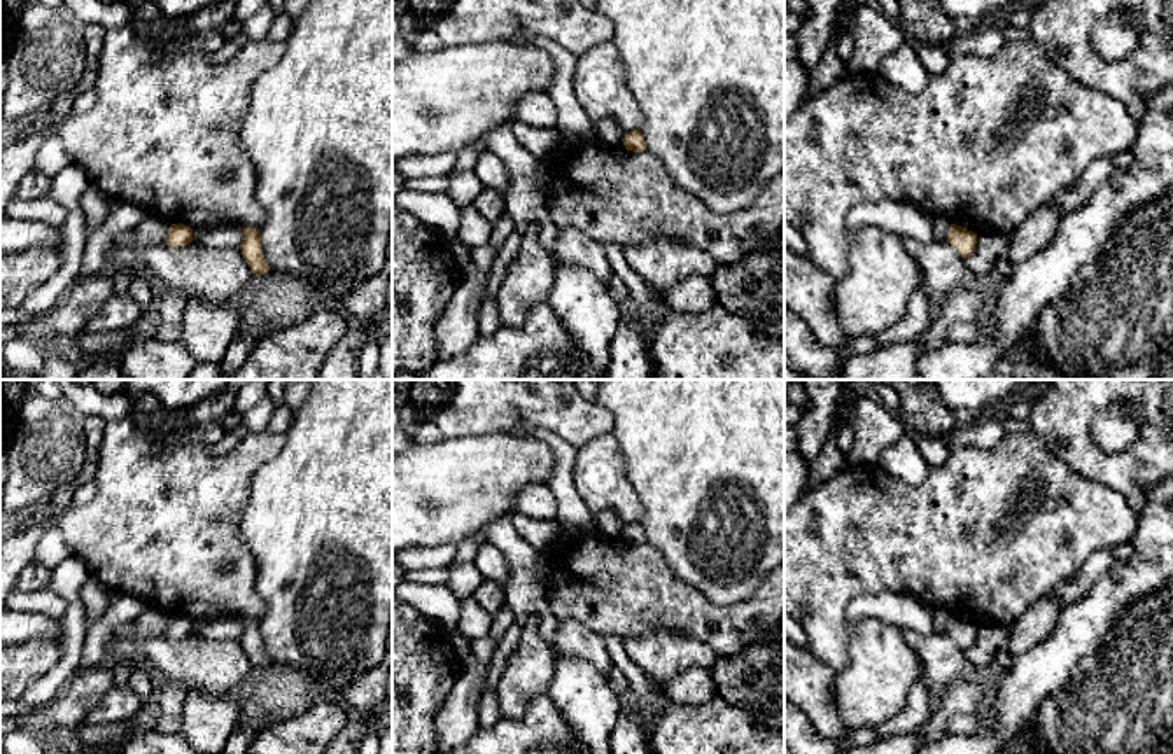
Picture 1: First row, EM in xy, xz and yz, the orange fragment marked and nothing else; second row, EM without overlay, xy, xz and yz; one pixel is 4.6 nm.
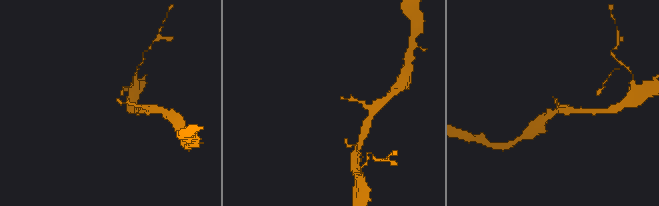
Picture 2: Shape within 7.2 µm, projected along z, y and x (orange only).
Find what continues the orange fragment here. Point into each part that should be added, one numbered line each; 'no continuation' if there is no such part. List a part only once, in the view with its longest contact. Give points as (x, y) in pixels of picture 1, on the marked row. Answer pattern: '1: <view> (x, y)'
no continuation

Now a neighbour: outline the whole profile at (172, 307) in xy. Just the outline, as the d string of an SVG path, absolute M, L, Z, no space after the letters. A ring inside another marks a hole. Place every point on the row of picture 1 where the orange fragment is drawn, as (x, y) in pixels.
M165 290L159 303L163 324L182 324L189 299L179 290Z

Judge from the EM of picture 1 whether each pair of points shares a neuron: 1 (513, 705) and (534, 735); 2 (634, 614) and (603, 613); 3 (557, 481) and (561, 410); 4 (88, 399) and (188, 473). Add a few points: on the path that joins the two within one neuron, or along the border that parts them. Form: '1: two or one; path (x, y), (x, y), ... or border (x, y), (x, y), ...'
1: two; border (547, 691), (538, 695), (520, 716), (503, 718)
2: one; path (627, 613), (610, 613)
3: two; border (520, 424), (555, 432), (576, 450)
4: two; border (126, 417), (107, 422)

